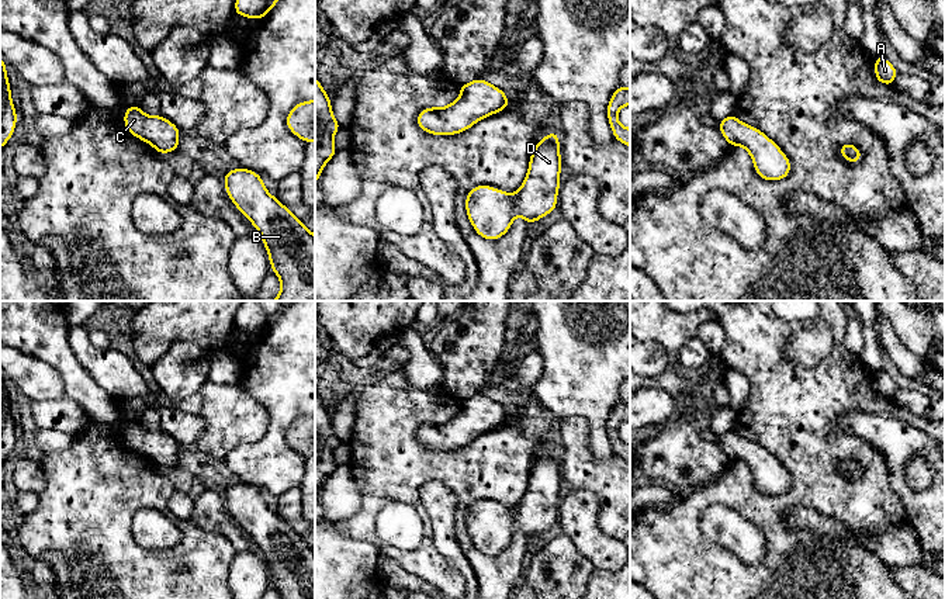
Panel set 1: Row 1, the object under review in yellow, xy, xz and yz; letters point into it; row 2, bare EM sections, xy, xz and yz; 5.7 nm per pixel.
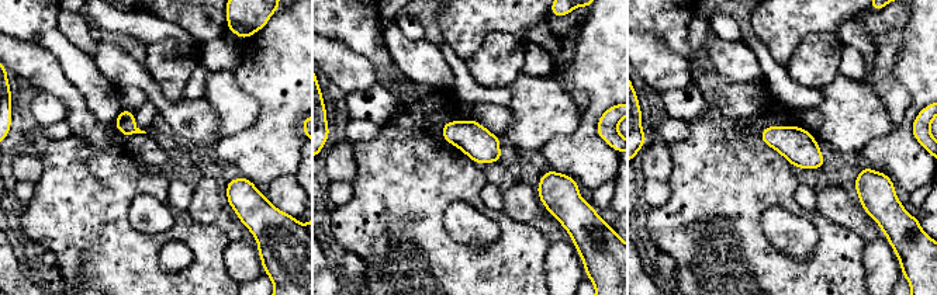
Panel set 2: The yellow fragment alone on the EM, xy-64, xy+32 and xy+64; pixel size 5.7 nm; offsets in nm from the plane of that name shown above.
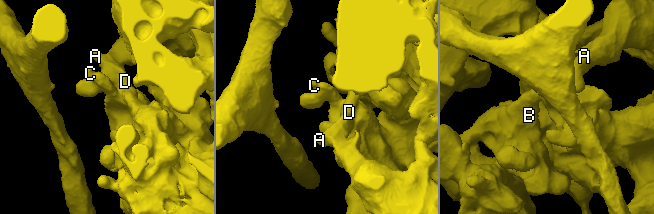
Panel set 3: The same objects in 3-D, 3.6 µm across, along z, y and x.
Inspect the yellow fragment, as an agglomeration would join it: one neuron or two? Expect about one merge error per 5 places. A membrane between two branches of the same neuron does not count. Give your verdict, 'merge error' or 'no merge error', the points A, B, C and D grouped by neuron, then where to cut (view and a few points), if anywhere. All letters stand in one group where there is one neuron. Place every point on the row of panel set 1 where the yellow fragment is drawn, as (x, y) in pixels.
no merge error | A B C D | no cut

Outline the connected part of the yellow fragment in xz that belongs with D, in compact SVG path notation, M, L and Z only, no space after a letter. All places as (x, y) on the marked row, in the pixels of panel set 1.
M551 131L533 148L527 174L515 194L487 184L480 184L467 193L465 212L474 231L487 240L496 240L506 235L516 215L520 215L526 224L536 224L540 218L551 214L557 208L561 167L560 138L555 131Z

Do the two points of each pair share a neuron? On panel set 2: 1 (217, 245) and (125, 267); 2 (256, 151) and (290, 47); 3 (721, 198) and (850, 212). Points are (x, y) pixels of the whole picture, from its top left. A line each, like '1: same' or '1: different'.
1: same
2: same
3: different

